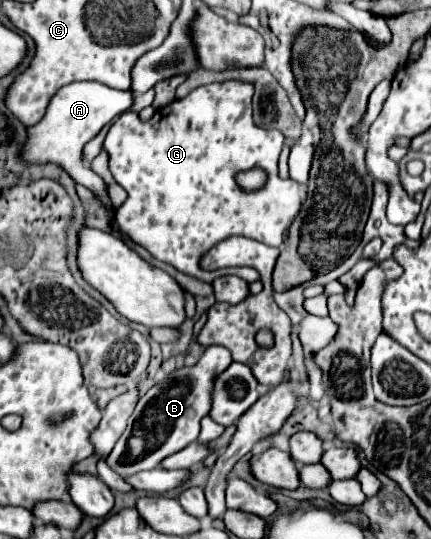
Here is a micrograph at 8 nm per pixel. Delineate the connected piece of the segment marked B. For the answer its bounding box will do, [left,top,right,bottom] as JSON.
[106,346,232,478]

